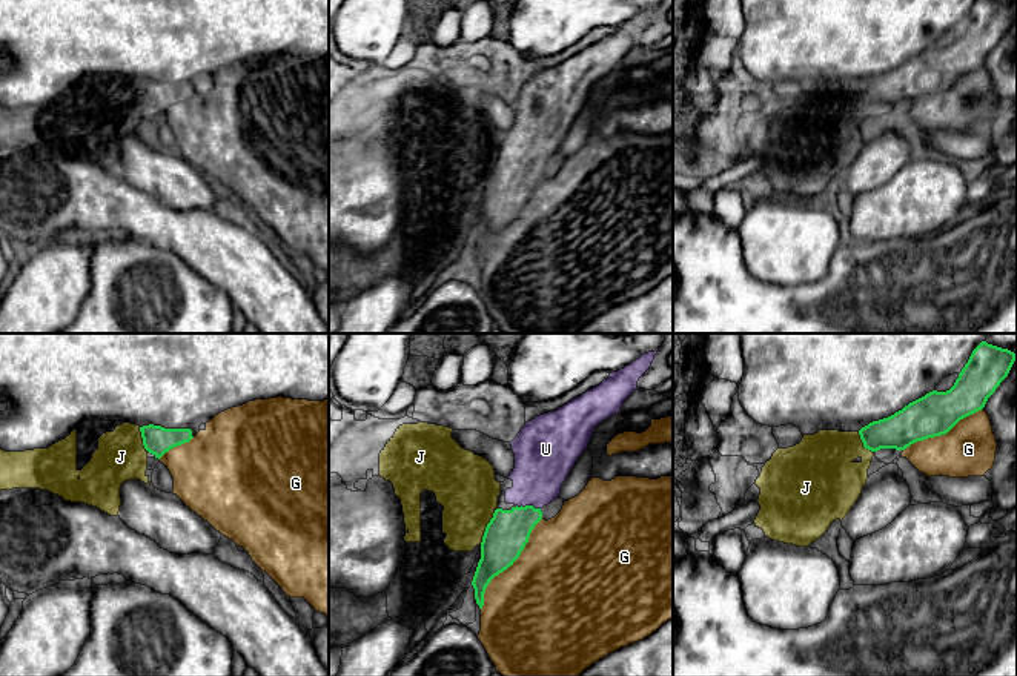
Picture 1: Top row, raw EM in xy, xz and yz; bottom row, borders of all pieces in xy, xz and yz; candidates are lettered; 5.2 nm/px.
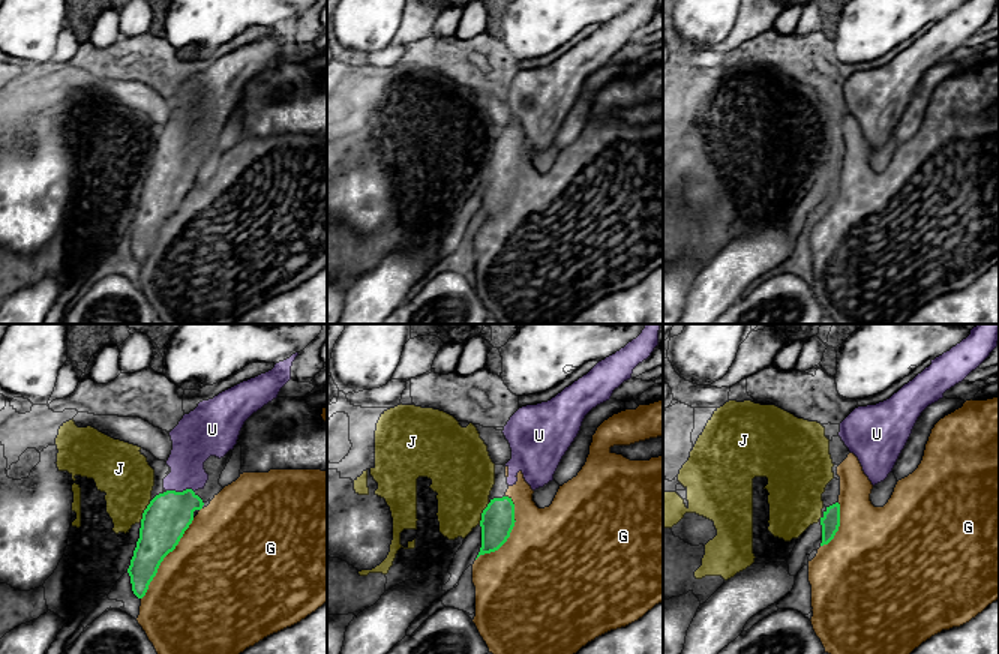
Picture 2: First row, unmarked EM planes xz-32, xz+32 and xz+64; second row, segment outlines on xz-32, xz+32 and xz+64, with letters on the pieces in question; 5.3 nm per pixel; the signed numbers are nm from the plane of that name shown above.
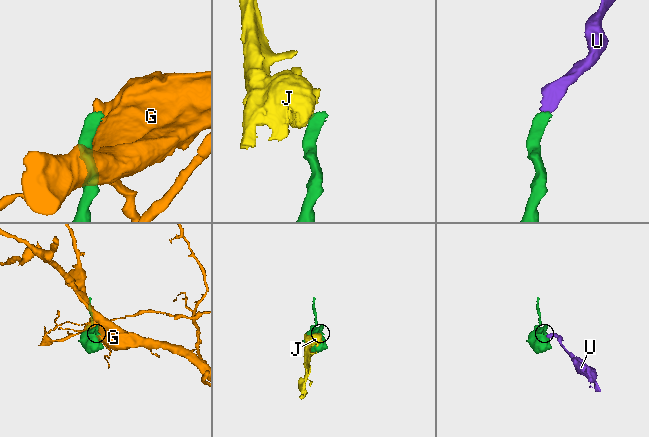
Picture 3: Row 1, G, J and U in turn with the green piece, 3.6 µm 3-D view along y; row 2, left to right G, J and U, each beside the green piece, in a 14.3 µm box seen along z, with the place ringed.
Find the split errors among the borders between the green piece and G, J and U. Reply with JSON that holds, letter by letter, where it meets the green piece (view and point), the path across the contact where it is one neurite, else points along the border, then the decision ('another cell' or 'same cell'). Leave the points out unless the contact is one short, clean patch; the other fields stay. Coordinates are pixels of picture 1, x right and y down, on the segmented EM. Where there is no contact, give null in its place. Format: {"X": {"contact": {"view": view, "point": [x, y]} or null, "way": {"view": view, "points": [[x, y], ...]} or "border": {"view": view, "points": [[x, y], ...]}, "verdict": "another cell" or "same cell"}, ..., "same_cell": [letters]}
{"G": {"contact": {"view": "xz", "point": [509, 566]}, "verdict": "another cell"}, "J": {"contact": {"view": "xz", "point": [486, 527]}, "border": {"view": "xz", "points": [[495, 510], [480, 543]]}, "verdict": "another cell"}, "U": {"contact": {"view": "xz", "point": [529, 506]}, "way": {"view": "xz", "points": [[506, 535], [527, 513], [529, 506], [529, 493], [543, 461]]}, "verdict": "same cell"}, "same_cell": ["U"]}

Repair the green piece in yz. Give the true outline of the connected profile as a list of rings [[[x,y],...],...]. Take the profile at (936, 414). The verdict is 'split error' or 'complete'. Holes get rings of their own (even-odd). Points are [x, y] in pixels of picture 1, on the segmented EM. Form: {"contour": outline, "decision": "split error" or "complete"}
{"contour": [[[982,341],[949,390],[933,390],[894,415],[862,427],[863,447],[871,452],[905,450],[917,441],[948,433],[960,419],[985,407],[1014,361],[1014,352]]], "decision": "complete"}

